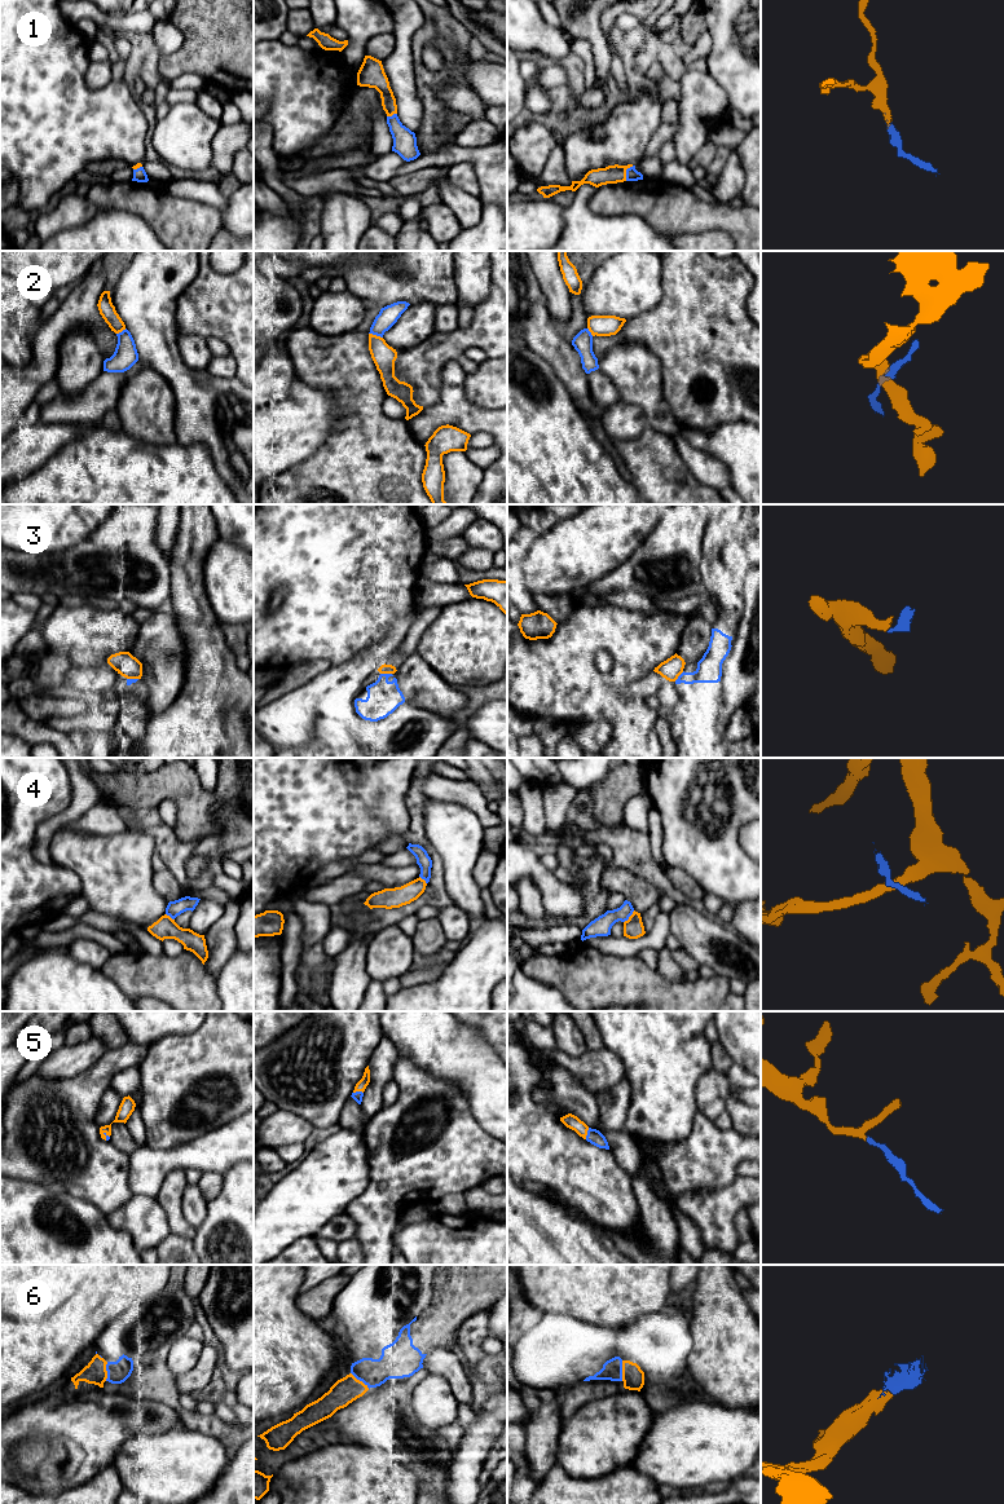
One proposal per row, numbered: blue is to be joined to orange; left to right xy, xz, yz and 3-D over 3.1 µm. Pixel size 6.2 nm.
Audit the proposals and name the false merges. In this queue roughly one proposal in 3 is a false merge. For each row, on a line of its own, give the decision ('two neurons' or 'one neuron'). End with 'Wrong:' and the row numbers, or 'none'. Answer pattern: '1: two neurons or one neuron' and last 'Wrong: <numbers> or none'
1: one neuron
2: two neurons
3: two neurons
4: two neurons
5: one neuron
6: one neuron
Wrong: 2, 3, 4

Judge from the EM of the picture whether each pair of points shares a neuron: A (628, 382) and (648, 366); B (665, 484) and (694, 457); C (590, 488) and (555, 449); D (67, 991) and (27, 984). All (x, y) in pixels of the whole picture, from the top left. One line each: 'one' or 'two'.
A: one
B: two
C: one
D: one

